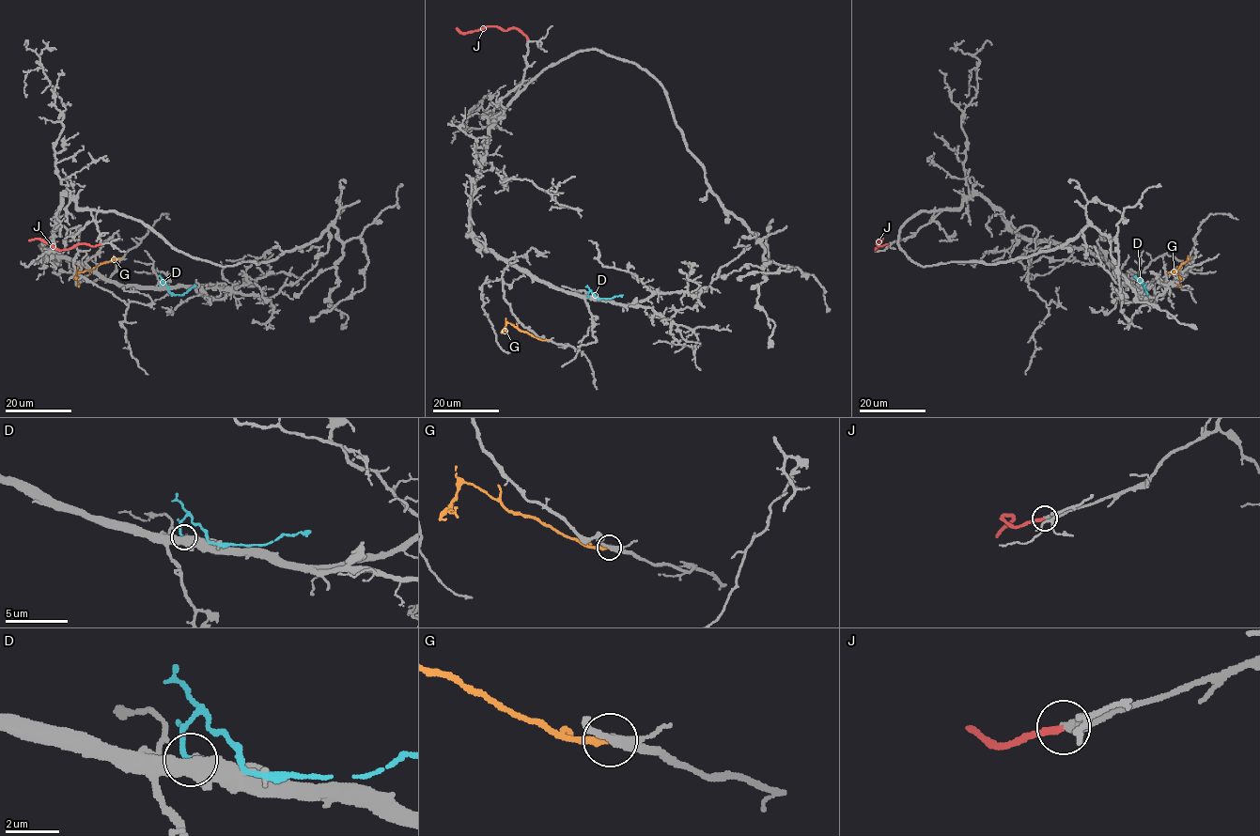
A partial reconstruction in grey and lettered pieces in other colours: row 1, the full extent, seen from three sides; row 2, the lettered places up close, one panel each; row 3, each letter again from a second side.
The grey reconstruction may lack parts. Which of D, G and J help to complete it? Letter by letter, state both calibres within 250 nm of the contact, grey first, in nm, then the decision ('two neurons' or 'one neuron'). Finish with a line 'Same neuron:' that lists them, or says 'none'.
D: 440 nm thick on the grey side, 280 nm on the other; two neurons
G: 300 nm thick on the grey side, 240 nm on the other; two neurons
J: 340 nm thick on the grey side, 280 nm on the other; one neuron
Same neuron: J

